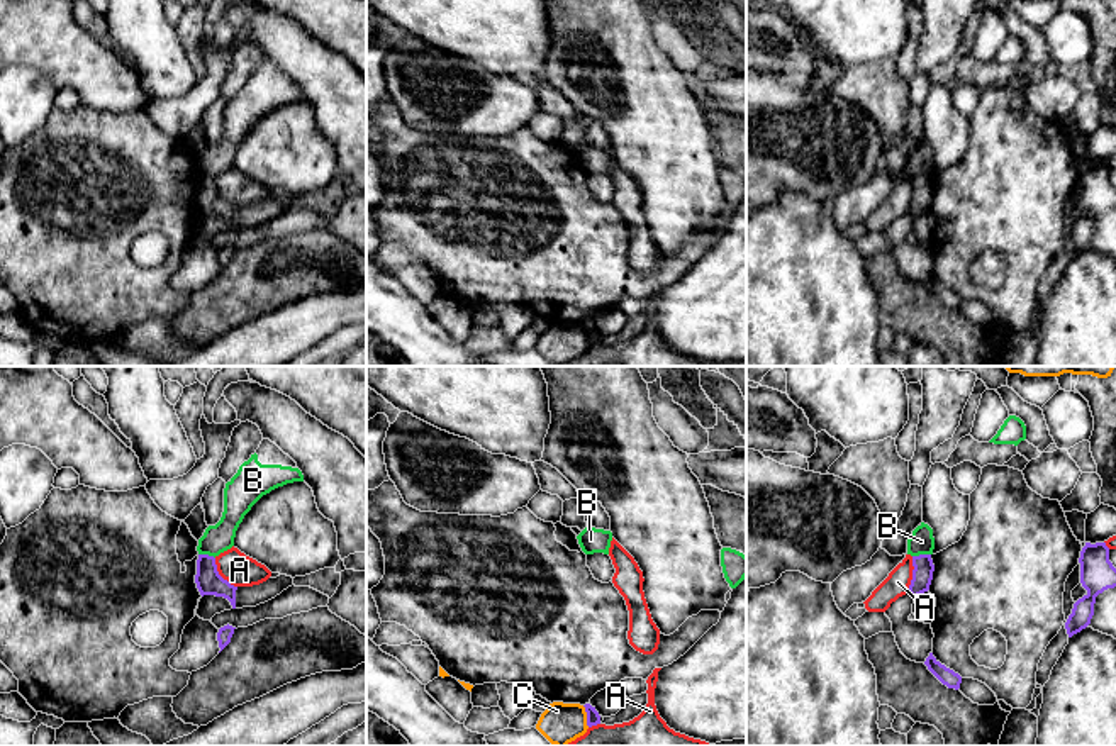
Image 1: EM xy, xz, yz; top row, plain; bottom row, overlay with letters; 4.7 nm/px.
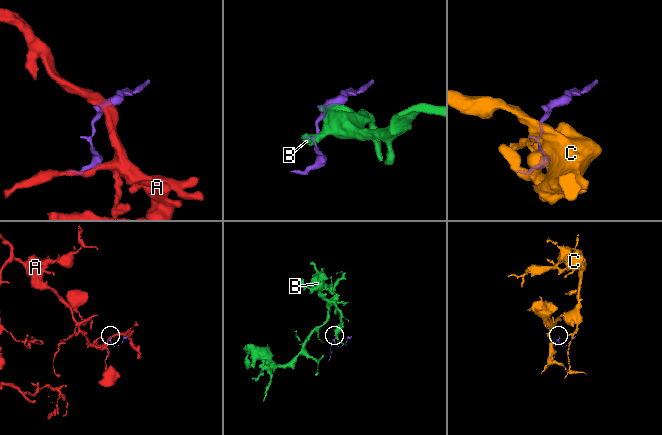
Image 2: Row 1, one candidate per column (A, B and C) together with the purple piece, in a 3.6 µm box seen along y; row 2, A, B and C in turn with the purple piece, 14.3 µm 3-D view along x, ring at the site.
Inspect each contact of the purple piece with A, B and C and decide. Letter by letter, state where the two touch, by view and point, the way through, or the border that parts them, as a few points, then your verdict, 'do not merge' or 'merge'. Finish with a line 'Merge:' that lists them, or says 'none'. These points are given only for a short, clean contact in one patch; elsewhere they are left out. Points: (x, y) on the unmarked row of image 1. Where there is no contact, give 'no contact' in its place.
A: contact yz (913, 195); do not merge
B: contact yz (921, 175); way yz (923, 185), (921, 175), (921, 161); merge
C: contact xz (587, 336); do not merge
Merge: B

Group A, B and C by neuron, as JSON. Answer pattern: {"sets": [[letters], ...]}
{"sets": [["A"], ["B"], ["C"]]}

